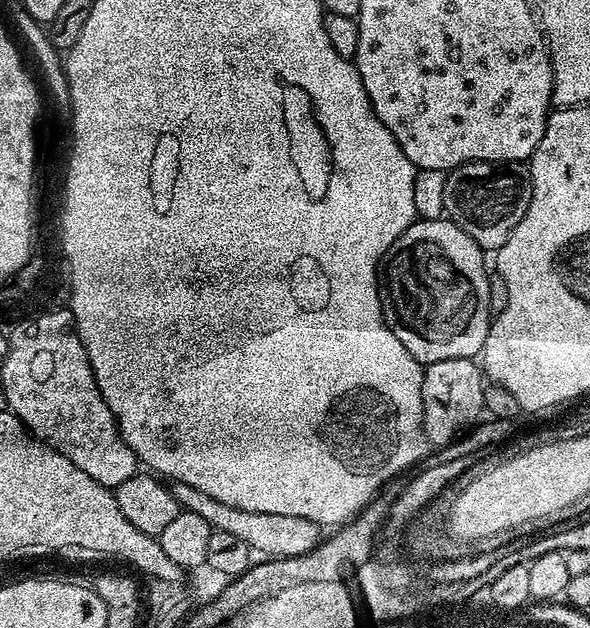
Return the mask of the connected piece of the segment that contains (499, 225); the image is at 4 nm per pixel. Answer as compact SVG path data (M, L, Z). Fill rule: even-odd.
M475 160L469 164L460 164L446 175L446 191L444 193L444 216L458 225L479 248L485 253L494 254L514 234L514 226L522 222L522 214L526 214L526 206L530 206L532 193L532 177L523 163L510 160Z

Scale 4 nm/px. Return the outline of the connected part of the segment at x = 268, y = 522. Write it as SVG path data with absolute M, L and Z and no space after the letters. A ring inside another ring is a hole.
M186 482L173 483L170 491L172 497L180 503L183 511L206 518L206 522L210 522L210 526L215 531L234 534L234 538L246 542L249 550L261 557L274 560L294 558L320 545L321 525L316 524L310 518L298 518L294 514L262 514L254 510L238 510L236 506L226 506L224 502L218 502L216 498L202 494L202 490L197 490L194 486L186 486Z

